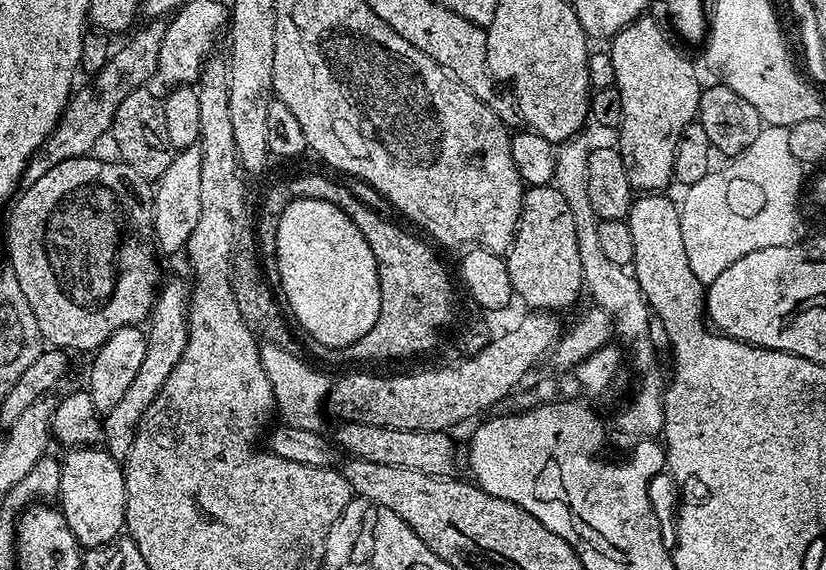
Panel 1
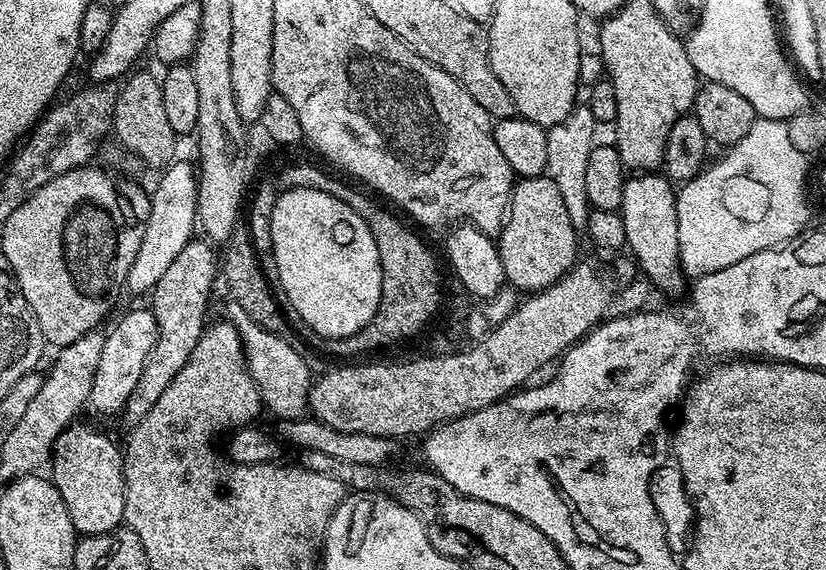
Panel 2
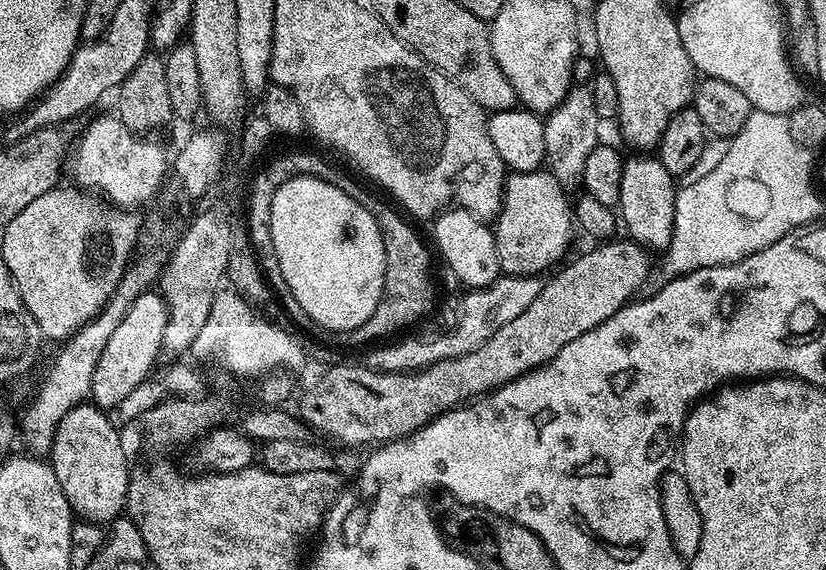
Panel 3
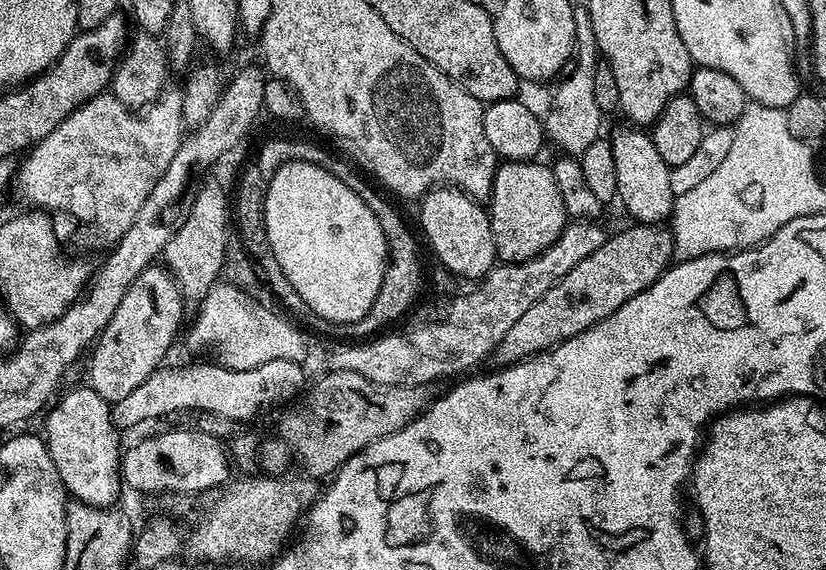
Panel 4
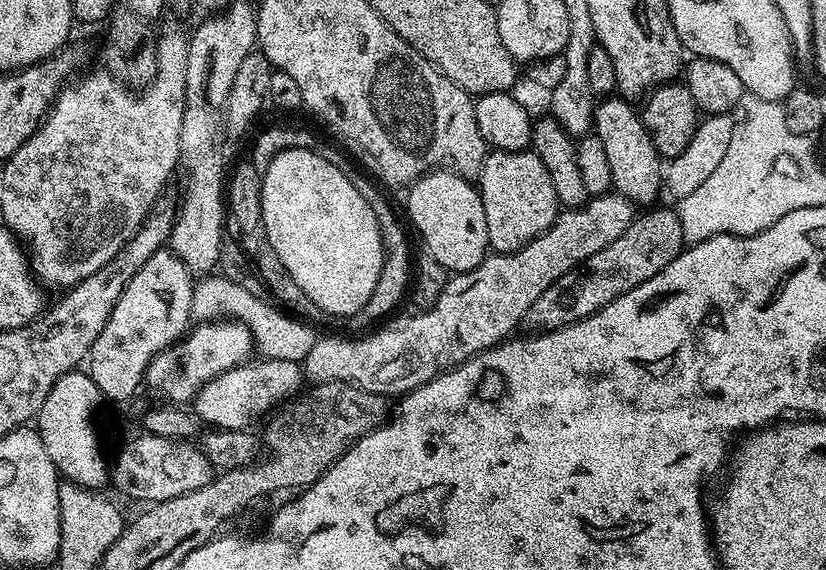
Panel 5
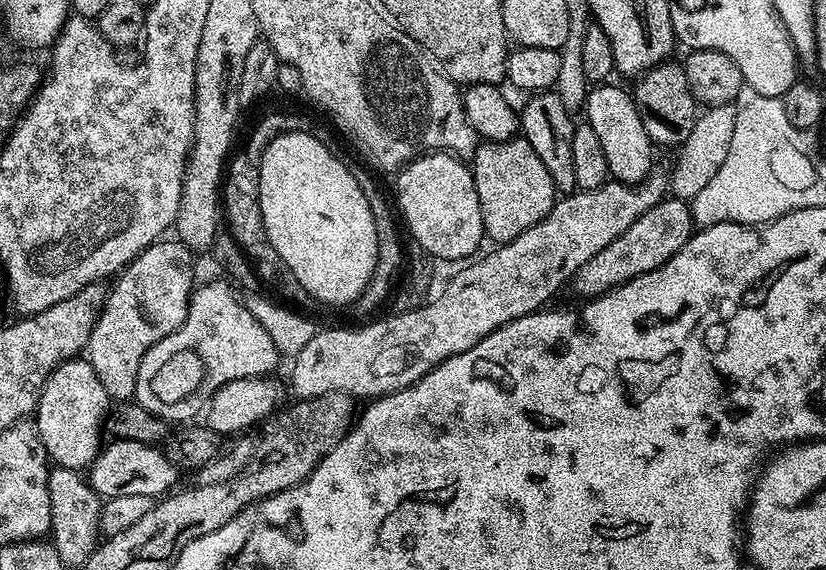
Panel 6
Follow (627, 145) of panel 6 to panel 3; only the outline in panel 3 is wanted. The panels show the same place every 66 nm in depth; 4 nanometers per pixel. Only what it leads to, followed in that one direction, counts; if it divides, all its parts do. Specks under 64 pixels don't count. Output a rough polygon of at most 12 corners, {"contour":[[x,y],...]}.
{"contour":[[655,155],[622,166],[619,219],[643,248],[667,249],[677,181]]}

